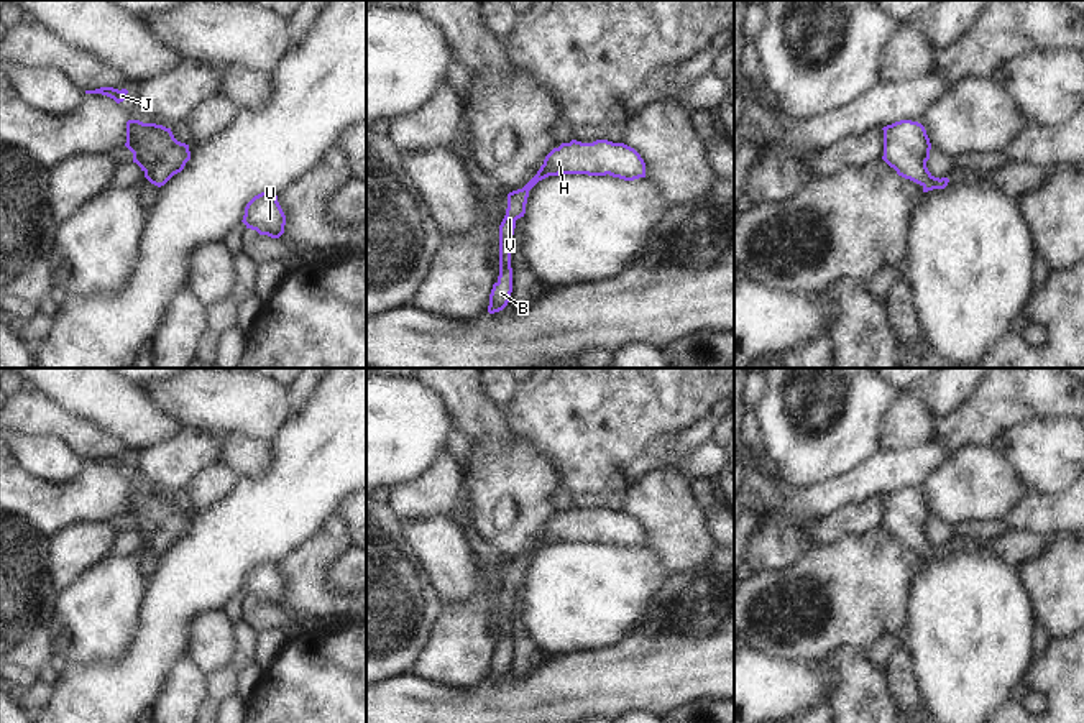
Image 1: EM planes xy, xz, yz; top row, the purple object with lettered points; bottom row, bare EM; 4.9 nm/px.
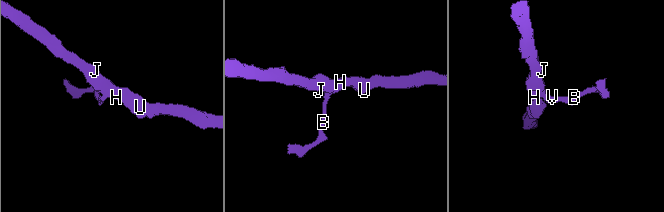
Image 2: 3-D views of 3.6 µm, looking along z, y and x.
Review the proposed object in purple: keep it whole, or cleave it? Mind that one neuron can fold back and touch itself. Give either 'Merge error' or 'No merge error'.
No merge error

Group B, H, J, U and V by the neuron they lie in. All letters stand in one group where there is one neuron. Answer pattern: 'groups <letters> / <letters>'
groups B H J U V

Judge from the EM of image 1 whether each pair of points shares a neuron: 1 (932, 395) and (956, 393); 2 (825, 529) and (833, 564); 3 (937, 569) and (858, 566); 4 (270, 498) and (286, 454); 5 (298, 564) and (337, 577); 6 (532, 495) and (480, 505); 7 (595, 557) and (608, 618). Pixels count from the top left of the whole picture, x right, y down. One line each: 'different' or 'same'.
1: same
2: different
3: different
4: same
5: different
6: same
7: same

